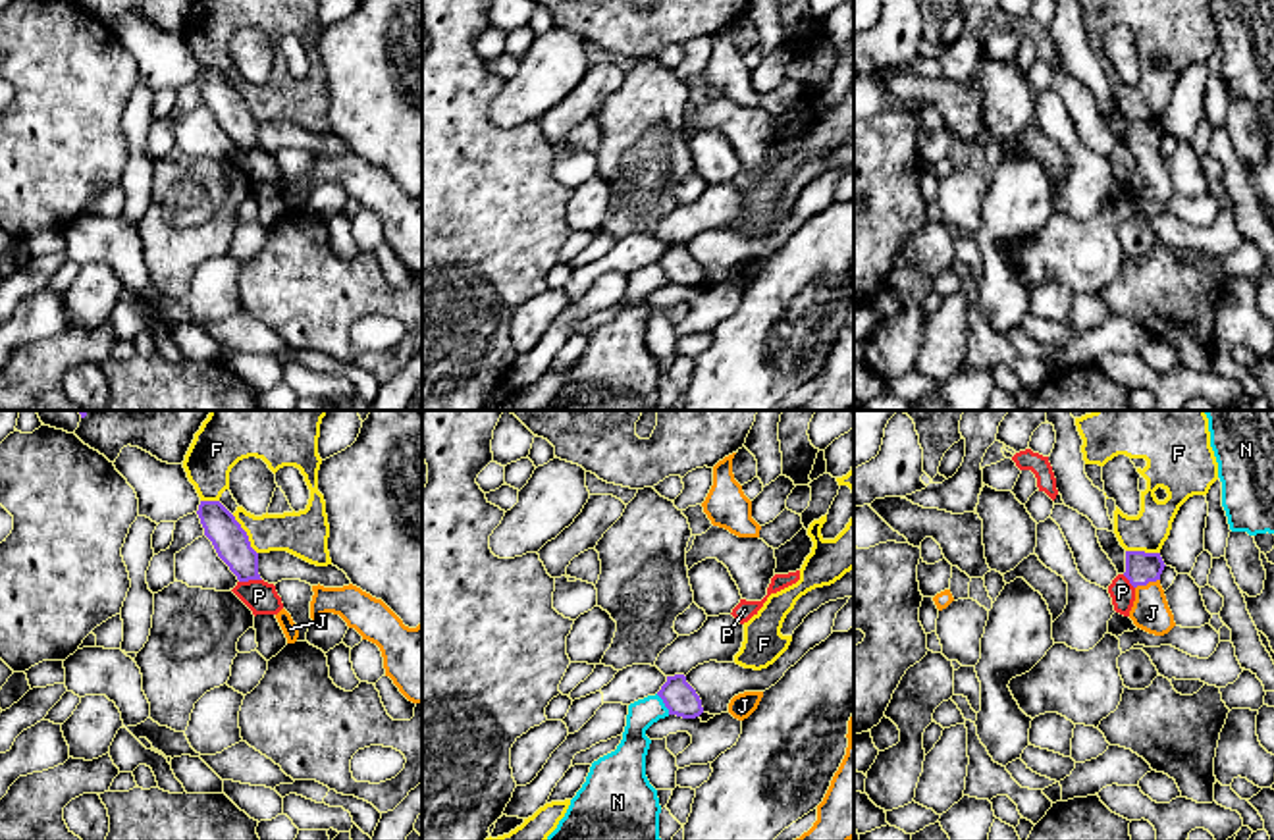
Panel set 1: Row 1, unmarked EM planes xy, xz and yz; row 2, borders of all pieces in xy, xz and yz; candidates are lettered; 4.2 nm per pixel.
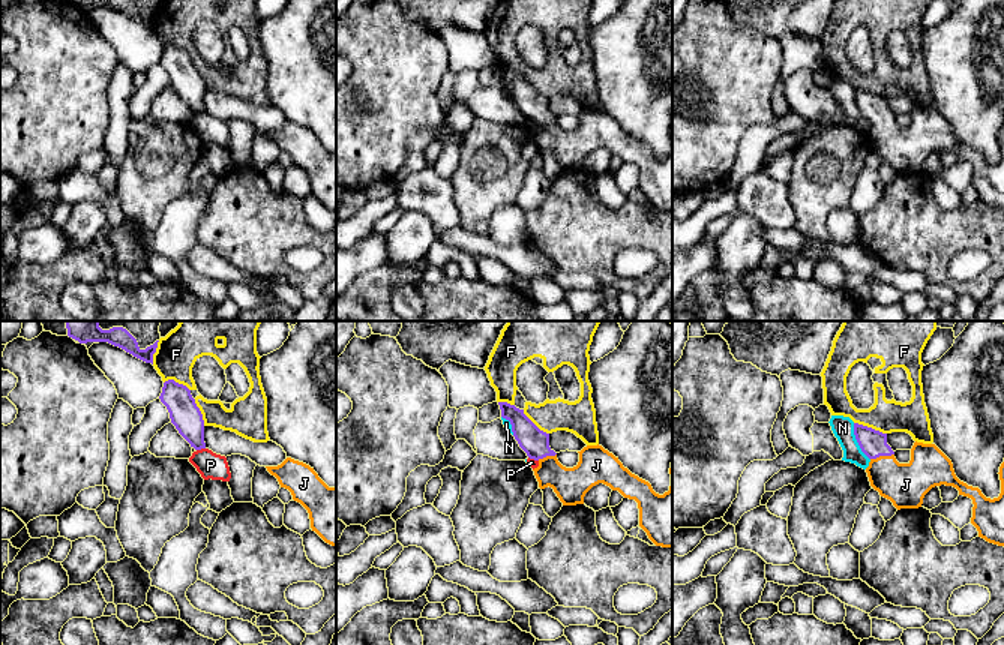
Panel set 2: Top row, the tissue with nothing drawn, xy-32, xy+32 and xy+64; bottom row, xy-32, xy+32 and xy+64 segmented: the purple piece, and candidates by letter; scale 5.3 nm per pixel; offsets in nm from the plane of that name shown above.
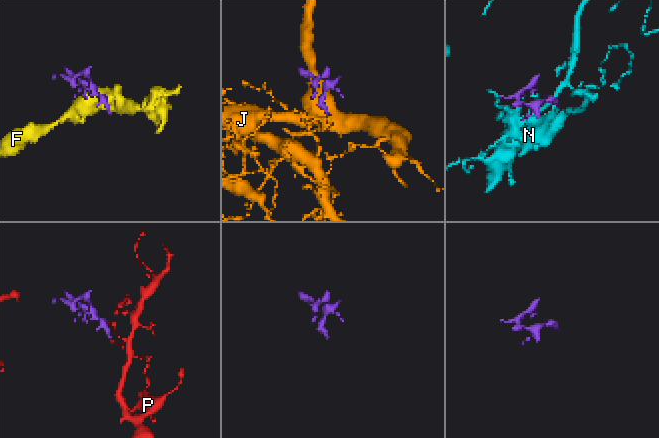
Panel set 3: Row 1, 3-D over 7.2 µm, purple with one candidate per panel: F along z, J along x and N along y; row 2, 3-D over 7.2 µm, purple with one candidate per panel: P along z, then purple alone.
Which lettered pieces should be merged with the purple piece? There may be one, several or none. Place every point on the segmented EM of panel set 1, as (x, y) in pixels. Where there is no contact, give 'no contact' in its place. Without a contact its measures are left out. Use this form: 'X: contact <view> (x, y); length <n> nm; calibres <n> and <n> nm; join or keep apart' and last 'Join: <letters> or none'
F: contact xy (245, 534); length 200 nm; calibres 150 and 190 nm; keep apart
J: contact yz (1147, 582); length 110 nm; calibres 130 and 160 nm; join
N: contact xz (663, 702); length 110 nm; calibres 140 and 120 nm; keep apart
P: contact xy (249, 578); length 100 nm; calibres 150 and 140 nm; keep apart
Join: J

